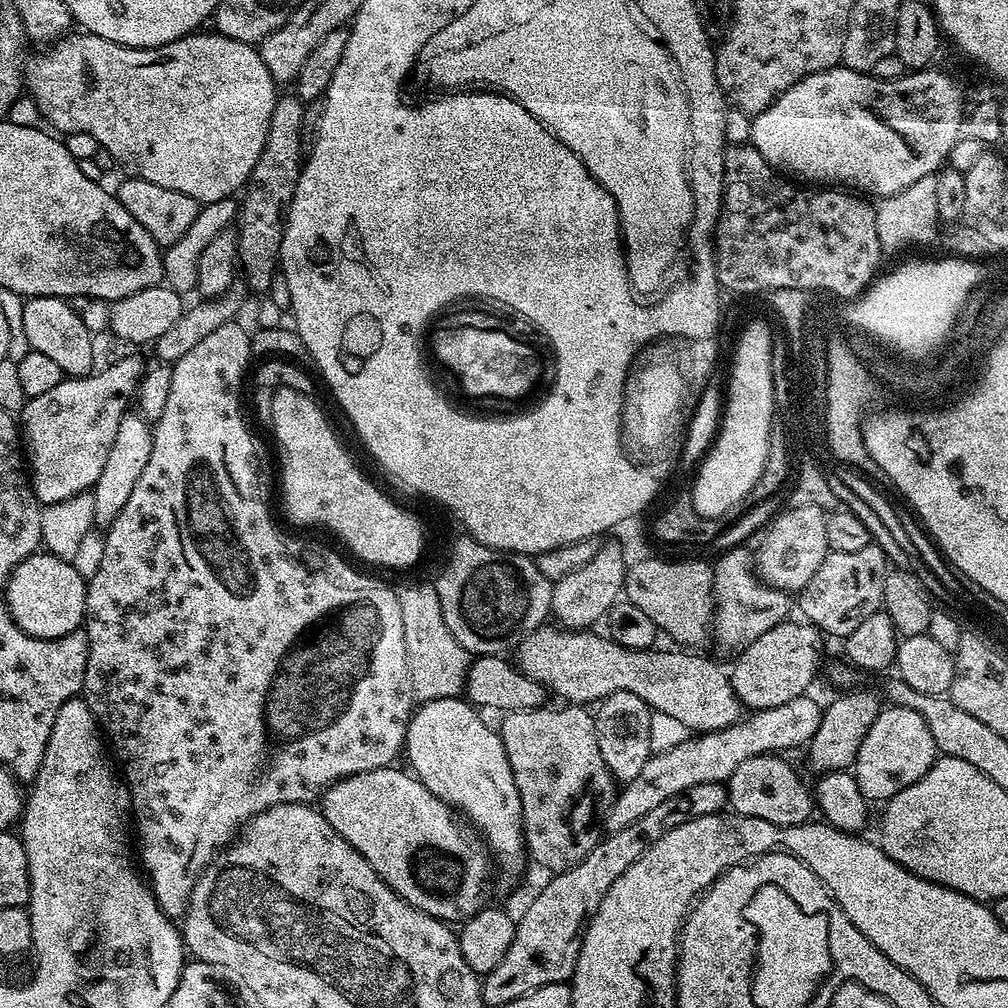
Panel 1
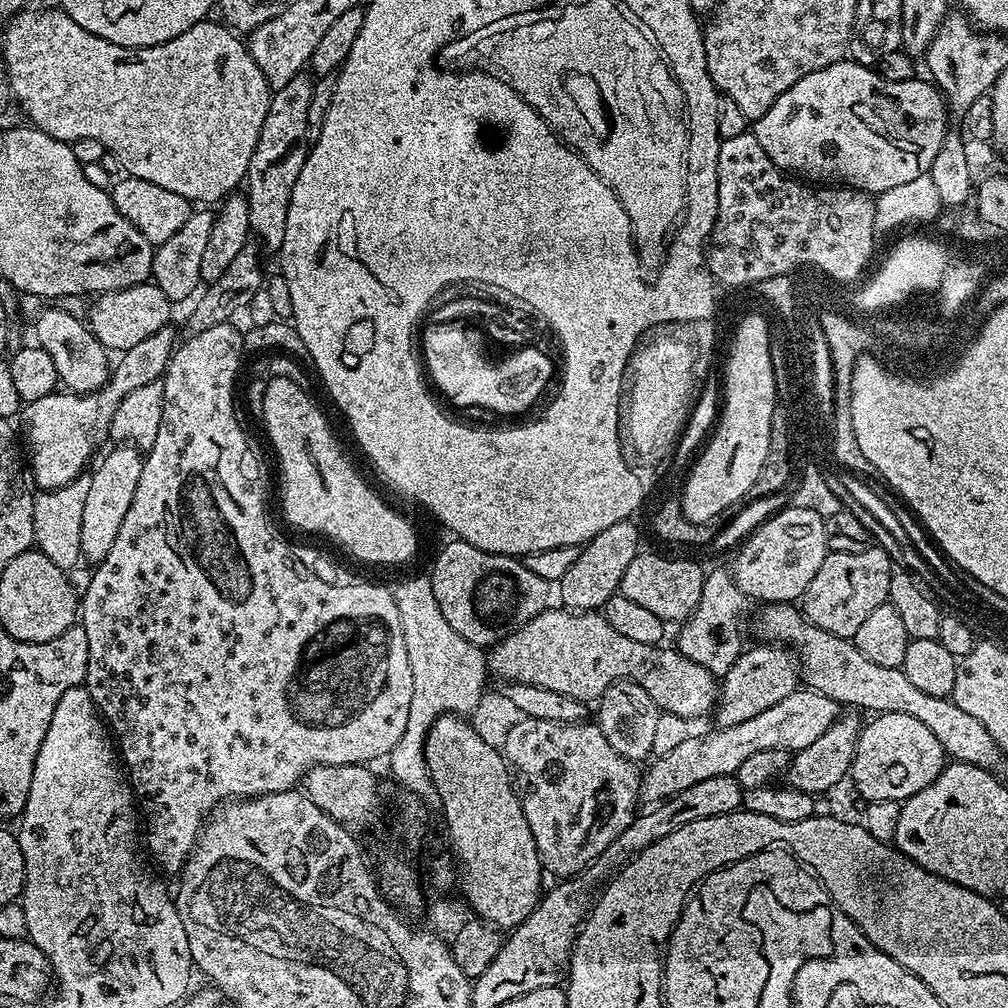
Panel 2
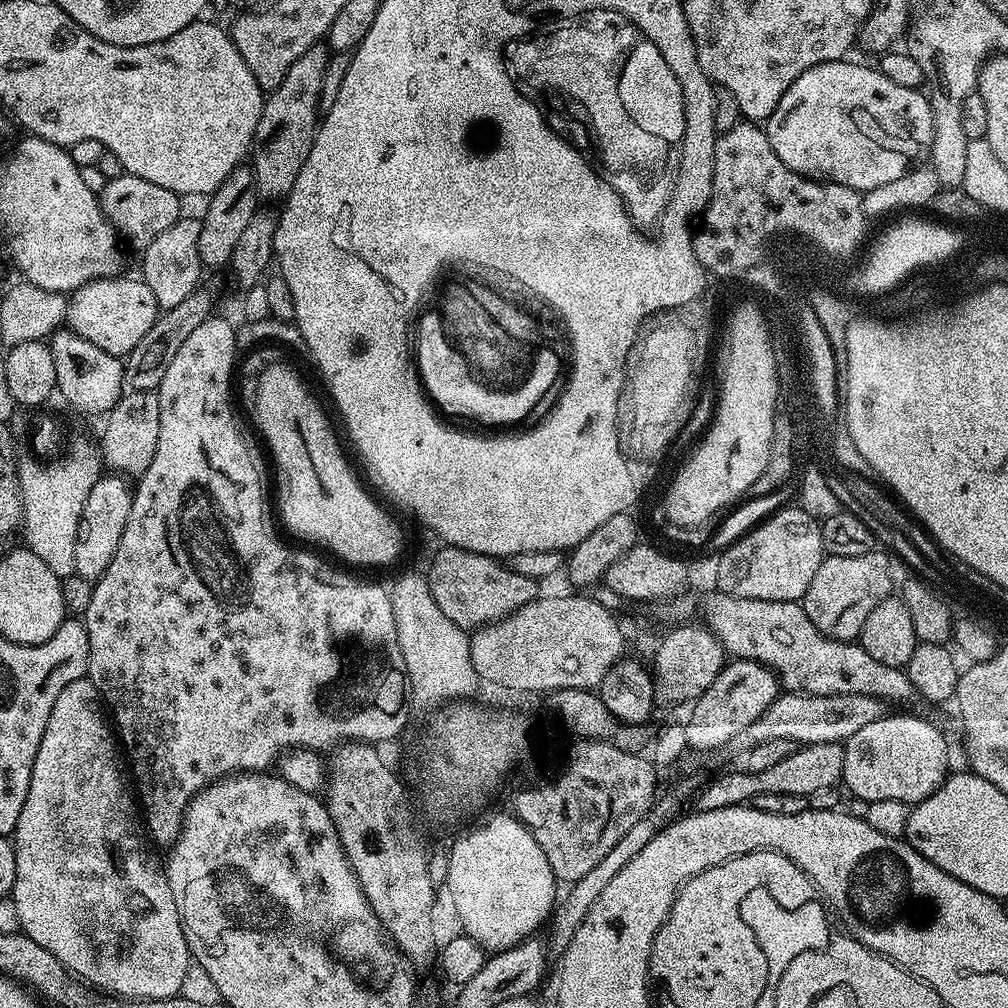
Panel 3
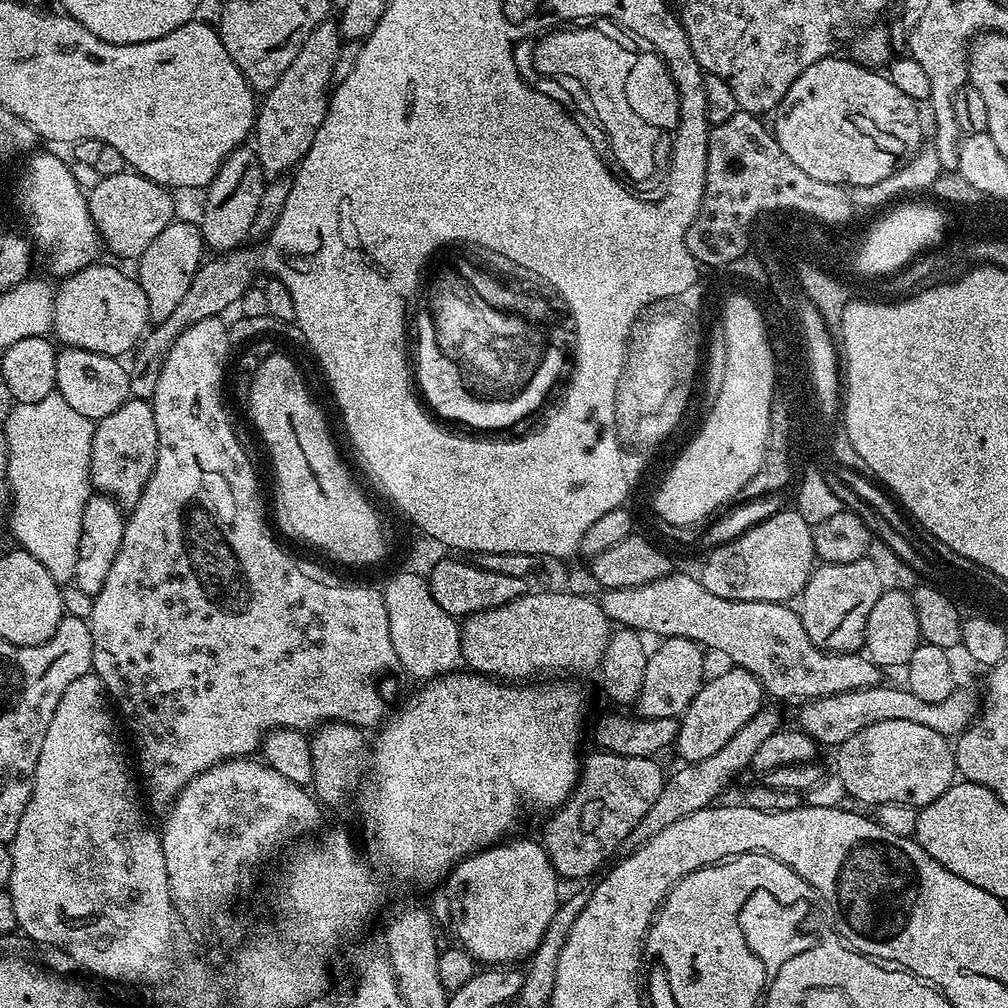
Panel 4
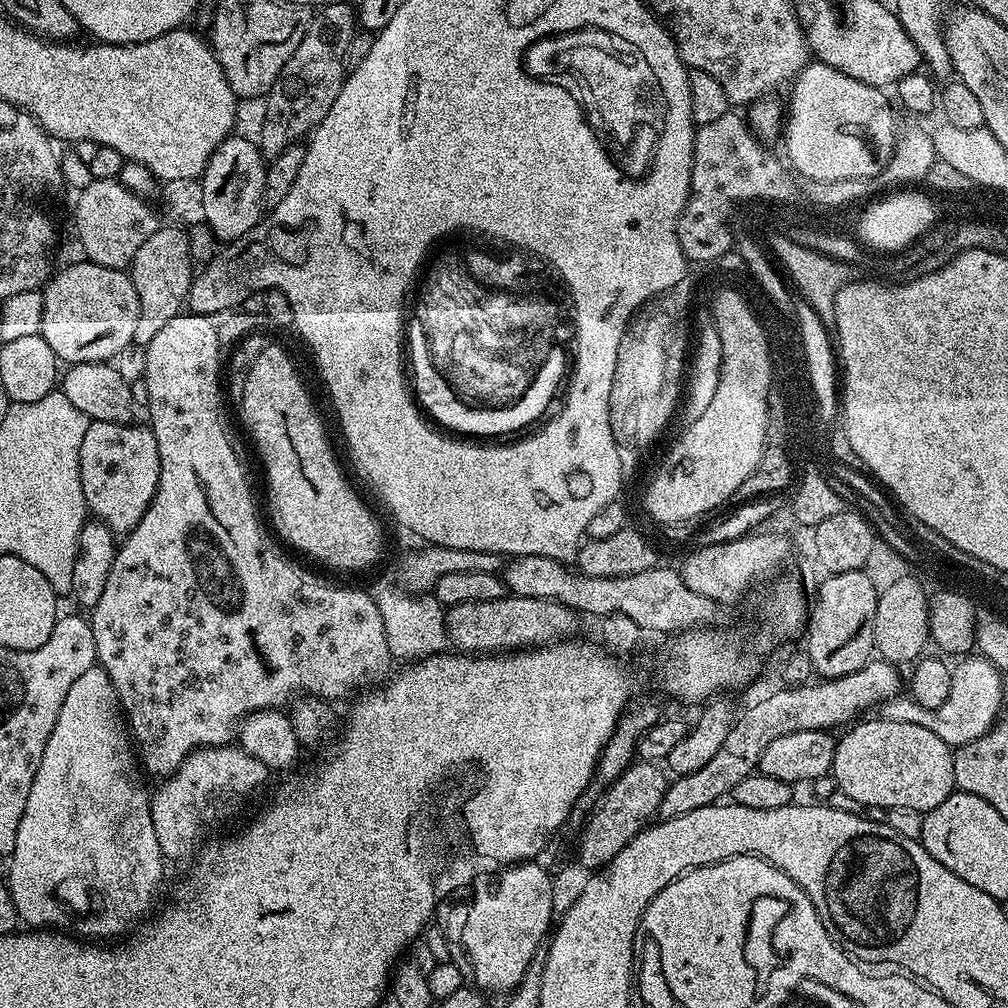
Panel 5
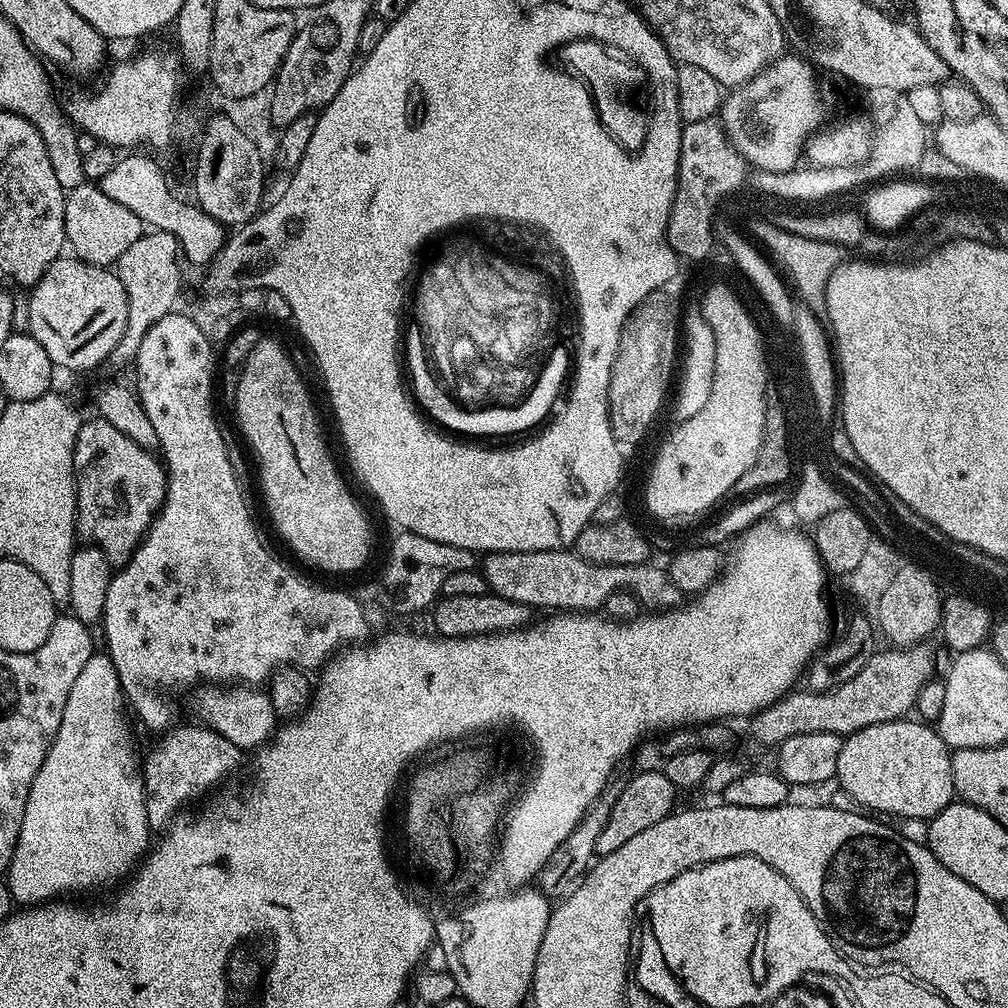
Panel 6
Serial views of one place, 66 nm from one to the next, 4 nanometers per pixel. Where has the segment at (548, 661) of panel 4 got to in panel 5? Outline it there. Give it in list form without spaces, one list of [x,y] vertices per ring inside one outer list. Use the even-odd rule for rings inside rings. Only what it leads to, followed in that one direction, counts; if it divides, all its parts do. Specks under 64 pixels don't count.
[[[505,594],[490,602],[458,602],[444,613],[448,643],[461,654],[503,654],[547,646],[575,637],[581,617],[573,608],[546,598]]]

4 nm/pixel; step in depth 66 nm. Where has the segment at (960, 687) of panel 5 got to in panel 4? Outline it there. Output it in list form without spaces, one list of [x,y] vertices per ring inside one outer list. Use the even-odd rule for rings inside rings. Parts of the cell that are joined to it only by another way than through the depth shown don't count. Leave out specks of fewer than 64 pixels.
[[[881,682],[875,688],[859,688],[853,692],[843,692],[837,696],[820,696],[817,700],[810,700],[799,705],[800,721],[798,727],[801,732],[810,734],[817,745],[832,744],[838,746],[846,742],[858,730],[866,730],[866,726],[874,726],[874,722],[918,722],[918,726],[930,726],[938,734],[955,738],[973,723],[978,712],[978,704],[964,693],[957,690],[953,696],[942,702],[922,702],[922,698],[914,698],[914,694],[907,687],[887,688],[887,683]]]

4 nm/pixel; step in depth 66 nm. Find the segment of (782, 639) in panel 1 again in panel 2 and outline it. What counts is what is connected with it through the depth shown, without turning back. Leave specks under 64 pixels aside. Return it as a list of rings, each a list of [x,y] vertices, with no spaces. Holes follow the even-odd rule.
[[[760,642],[757,648],[749,647],[730,666],[730,670],[719,681],[718,699],[714,709],[715,723],[721,728],[738,726],[738,722],[747,722],[762,710],[770,710],[786,694],[795,692],[801,683],[798,661],[787,647],[777,646],[772,642]]]

